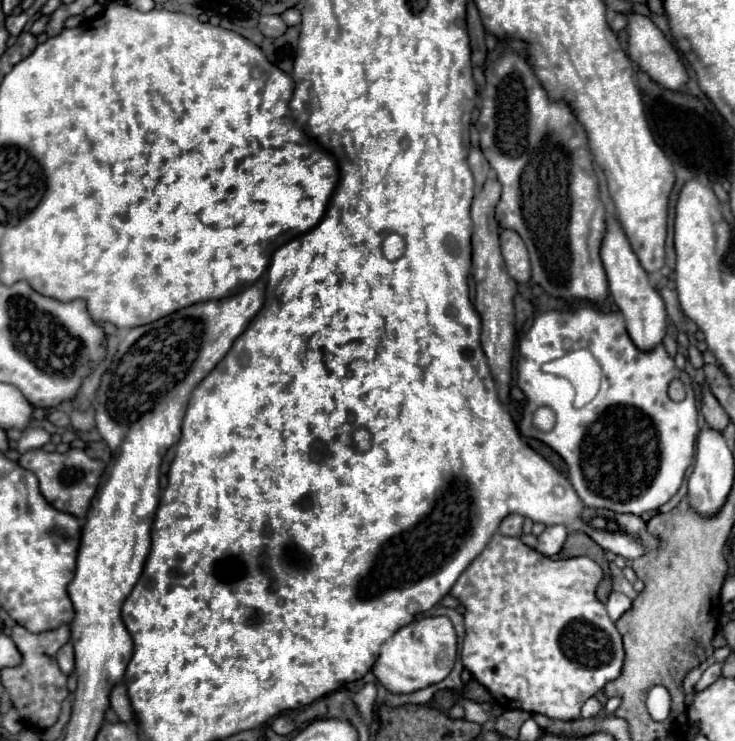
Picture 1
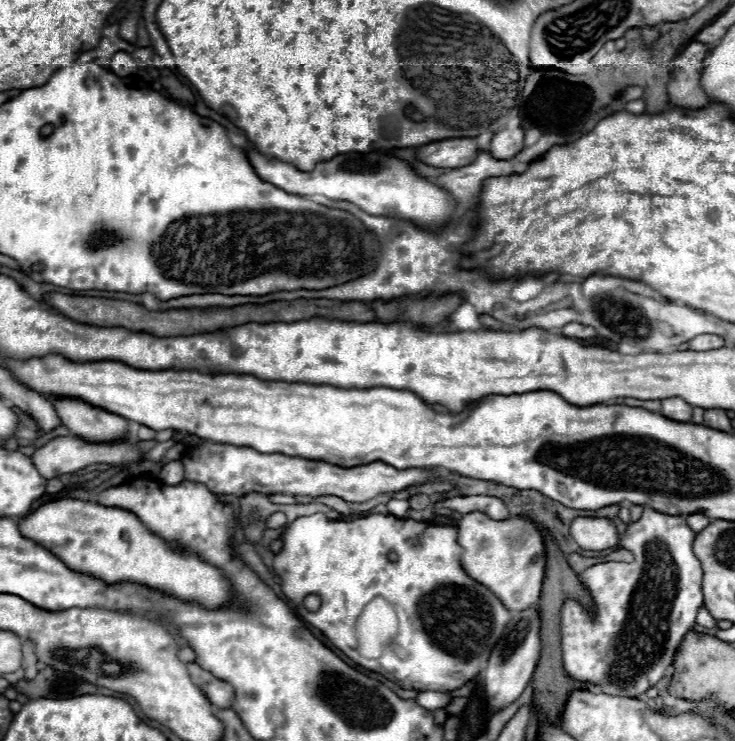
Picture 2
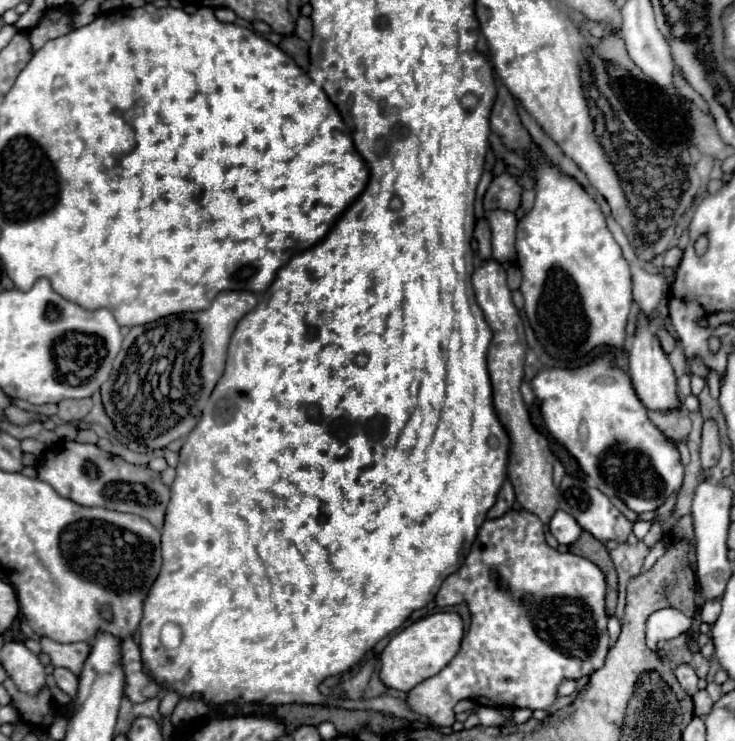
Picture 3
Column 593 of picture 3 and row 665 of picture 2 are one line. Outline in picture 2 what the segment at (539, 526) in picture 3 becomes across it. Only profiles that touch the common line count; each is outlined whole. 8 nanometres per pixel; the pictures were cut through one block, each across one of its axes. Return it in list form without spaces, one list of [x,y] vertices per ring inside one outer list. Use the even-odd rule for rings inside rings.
[[[644,508],[644,514],[638,522],[632,522],[628,524],[626,532],[618,536],[618,544],[622,544],[626,550],[630,550],[634,554],[634,562],[626,564],[626,562],[602,562],[602,564],[594,564],[590,566],[588,570],[584,570],[580,574],[580,582],[582,586],[588,590],[592,602],[594,602],[594,612],[586,612],[586,608],[574,600],[574,598],[568,598],[564,600],[562,604],[562,610],[560,610],[560,636],[562,636],[562,664],[564,664],[564,672],[568,678],[576,680],[576,682],[592,682],[596,684],[602,694],[610,694],[610,696],[622,696],[622,698],[638,698],[640,694],[644,694],[648,688],[652,688],[656,682],[660,682],[668,670],[672,668],[674,664],[674,656],[676,656],[676,650],[680,646],[680,642],[684,640],[684,636],[694,628],[696,624],[696,614],[698,610],[704,606],[704,596],[702,596],[702,564],[700,560],[696,558],[694,554],[694,538],[696,534],[688,528],[686,524],[686,518],[684,516],[670,516],[670,514],[662,514],[662,512],[656,512],[652,508]]]

